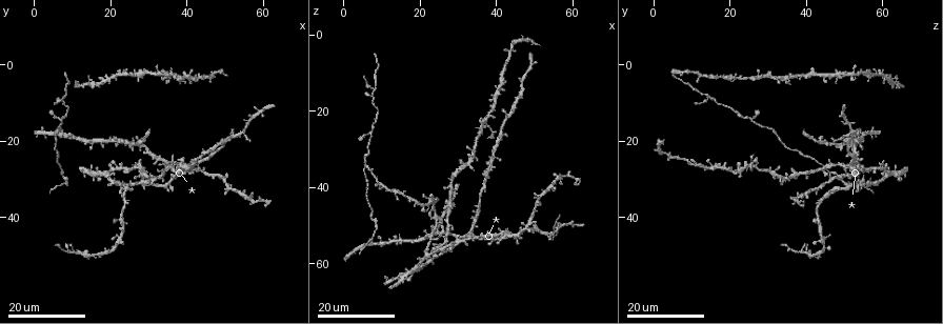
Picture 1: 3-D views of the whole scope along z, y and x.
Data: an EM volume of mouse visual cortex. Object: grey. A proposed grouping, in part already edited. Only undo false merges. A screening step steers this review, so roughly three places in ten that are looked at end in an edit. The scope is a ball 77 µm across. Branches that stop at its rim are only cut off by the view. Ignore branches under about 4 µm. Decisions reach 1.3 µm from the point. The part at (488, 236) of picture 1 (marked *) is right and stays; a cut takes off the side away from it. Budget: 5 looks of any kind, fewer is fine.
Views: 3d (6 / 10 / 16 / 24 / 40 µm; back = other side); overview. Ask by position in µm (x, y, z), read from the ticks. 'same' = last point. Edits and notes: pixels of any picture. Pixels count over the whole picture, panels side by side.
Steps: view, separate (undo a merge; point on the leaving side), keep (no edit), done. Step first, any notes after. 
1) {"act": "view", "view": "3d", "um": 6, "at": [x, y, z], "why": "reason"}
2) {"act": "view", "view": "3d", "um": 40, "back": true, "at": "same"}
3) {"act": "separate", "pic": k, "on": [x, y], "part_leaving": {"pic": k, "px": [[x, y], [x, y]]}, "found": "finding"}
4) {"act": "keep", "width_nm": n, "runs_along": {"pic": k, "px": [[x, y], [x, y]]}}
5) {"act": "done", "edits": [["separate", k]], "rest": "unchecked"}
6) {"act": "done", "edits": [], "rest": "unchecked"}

{"act": "view", "view": "3d", "um": 16, "at": [20.0, 30.0, 60.0], "why": "sudden change in width"}

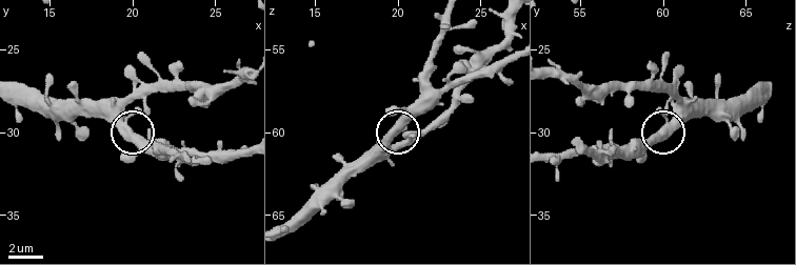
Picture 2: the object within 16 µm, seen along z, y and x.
{"act": "view", "view": "3d", "um": 6, "at": [19.8, 29.9, 59.9]}

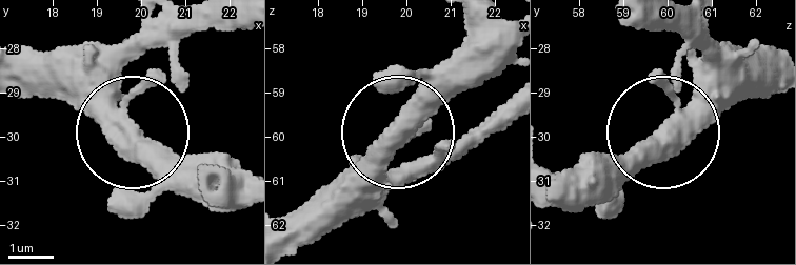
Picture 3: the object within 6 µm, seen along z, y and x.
{"act": "view", "view": "3d", "um": 6, "back": true, "at": [19.85, 29.85, 60.00]}

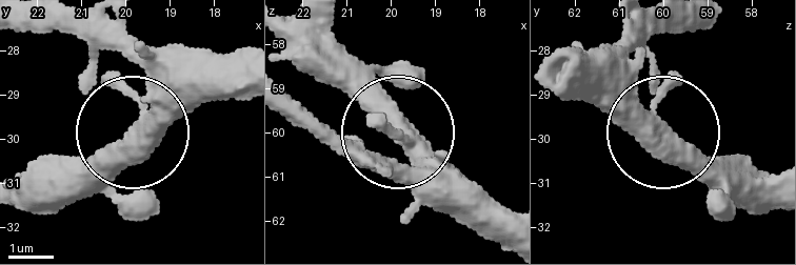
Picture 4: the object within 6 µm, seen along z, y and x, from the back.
{"act": "keep", "arms": 3, "found": "continuous, no second neuron"}

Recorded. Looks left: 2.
{"act": "view", "view": "3d", "um": 24, "at": [54.5, 17.0, 51.5], "why": "four or more arms meet"}

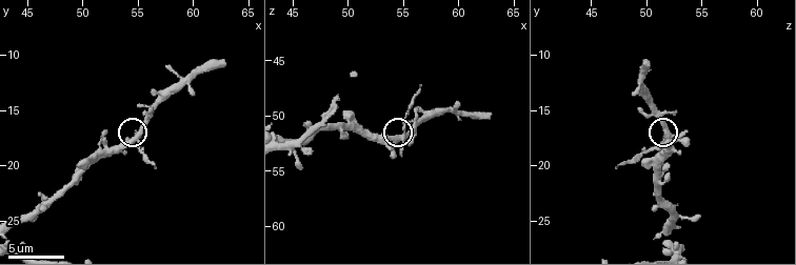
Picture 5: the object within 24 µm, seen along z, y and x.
{"act": "view", "view": "3d", "um": 10, "at": [55.0, 17.6, 52.0]}

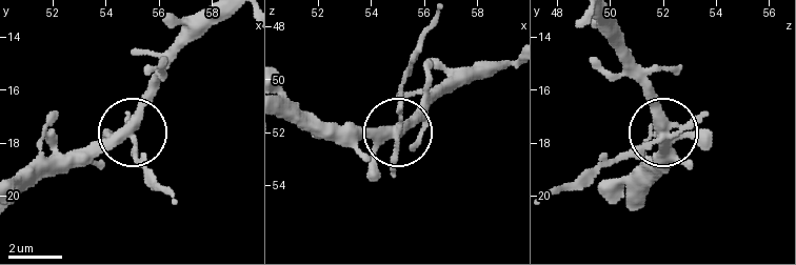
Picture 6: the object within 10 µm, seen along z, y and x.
{"act": "separate", "pic": 6, "on": [394, 174], "side_arm_um": 6, "arms": 4, "found": "two neurons meet here"}

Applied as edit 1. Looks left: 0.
{"act": "done", "edits": [["separate", 6]], "rest": "unchecked"}

